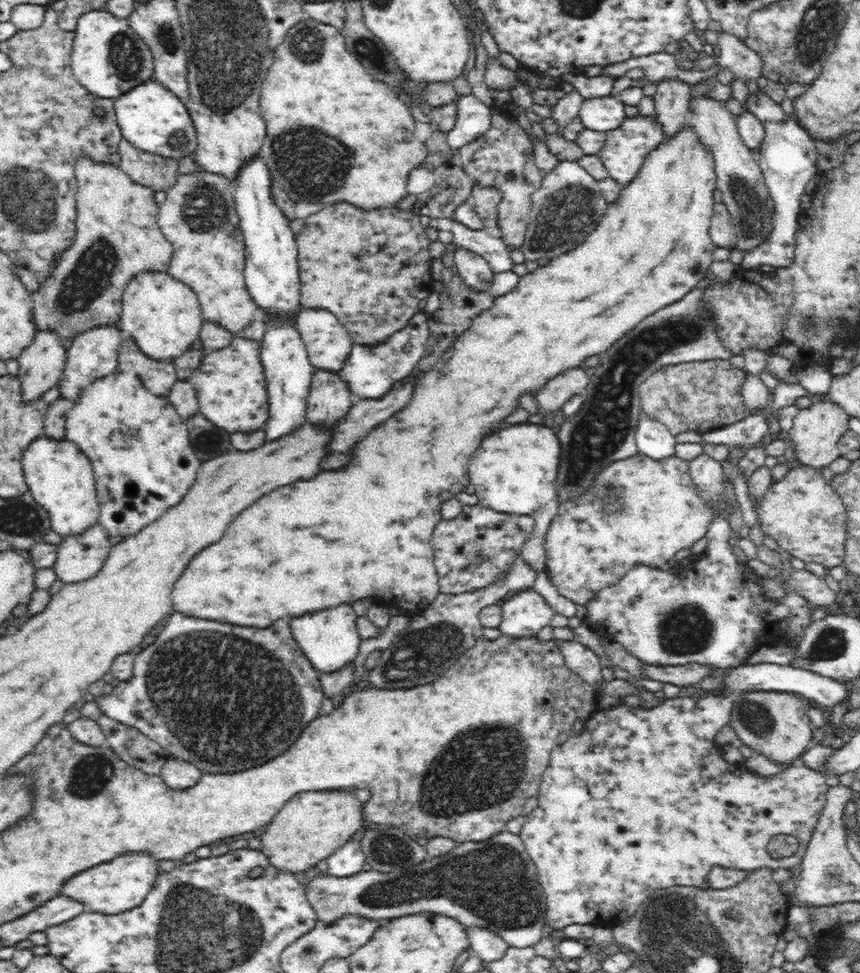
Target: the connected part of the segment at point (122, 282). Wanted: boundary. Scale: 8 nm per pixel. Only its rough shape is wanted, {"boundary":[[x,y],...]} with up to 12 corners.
{"boundary":[[76,161],[76,244],[33,295],[64,339],[118,324],[126,283],[166,272],[154,191]]}

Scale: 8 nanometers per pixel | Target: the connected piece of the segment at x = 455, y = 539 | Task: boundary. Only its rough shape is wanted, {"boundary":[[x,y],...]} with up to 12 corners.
{"boundary":[[482,504],[431,536],[439,592],[503,579],[528,533]]}

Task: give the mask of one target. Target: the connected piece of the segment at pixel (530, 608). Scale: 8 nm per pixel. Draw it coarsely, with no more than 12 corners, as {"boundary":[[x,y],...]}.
{"boundary":[[533,588],[502,605],[501,634],[536,637],[554,609]]}

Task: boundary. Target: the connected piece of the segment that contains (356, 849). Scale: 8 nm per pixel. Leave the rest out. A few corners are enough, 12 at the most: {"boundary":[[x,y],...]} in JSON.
{"boundary":[[350,839],[326,860],[327,874],[362,872],[366,856]]}

